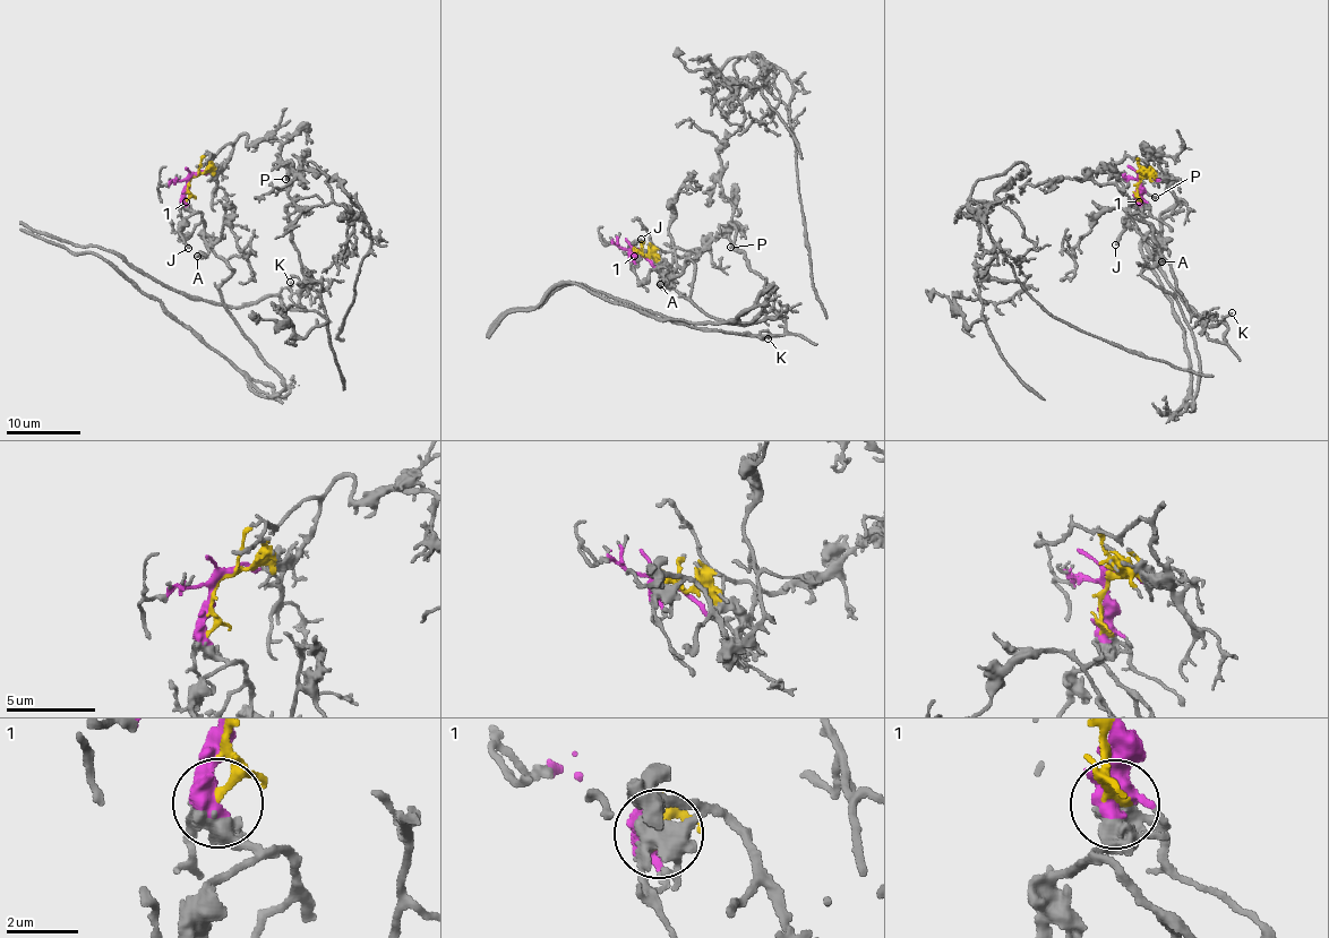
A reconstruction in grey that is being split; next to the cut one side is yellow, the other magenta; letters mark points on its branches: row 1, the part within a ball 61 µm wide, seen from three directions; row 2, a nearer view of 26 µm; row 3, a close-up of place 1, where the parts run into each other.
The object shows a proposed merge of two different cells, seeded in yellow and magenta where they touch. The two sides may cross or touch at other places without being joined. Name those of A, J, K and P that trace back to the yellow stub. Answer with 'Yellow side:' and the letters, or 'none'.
Yellow side: K, P

